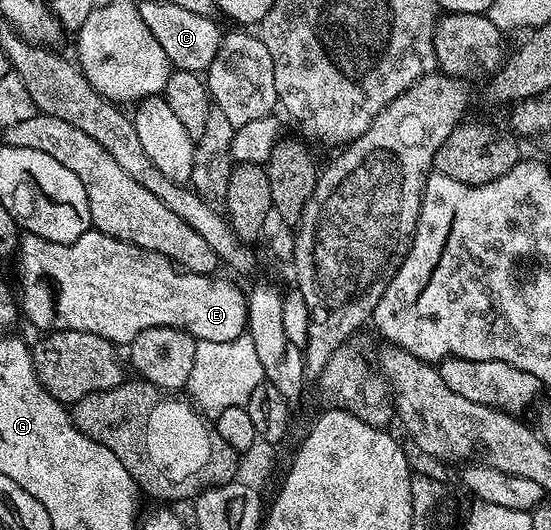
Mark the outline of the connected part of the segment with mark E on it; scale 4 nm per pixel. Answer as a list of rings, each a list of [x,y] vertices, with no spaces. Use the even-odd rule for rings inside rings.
[[[89,231],[85,235],[81,235],[79,238],[77,238],[73,243],[53,243],[49,239],[41,239],[37,235],[27,233],[26,236],[24,236],[19,243],[19,248],[17,250],[17,262],[18,261],[19,293],[17,289],[17,297],[18,300],[21,302],[22,316],[24,318],[28,317],[28,319],[31,320],[37,328],[47,329],[43,331],[58,331],[60,329],[68,329],[69,331],[85,331],[89,335],[101,335],[101,339],[105,339],[106,341],[111,342],[111,344],[116,347],[127,347],[130,346],[130,343],[133,339],[137,339],[137,335],[141,335],[141,331],[145,331],[149,327],[173,327],[174,329],[184,329],[184,331],[186,331],[186,333],[189,334],[191,337],[195,338],[196,341],[208,341],[209,343],[229,343],[233,339],[237,339],[238,337],[244,336],[245,330],[247,328],[247,298],[245,296],[244,290],[239,290],[233,282],[226,281],[225,278],[219,277],[220,275],[208,275],[206,273],[188,273],[186,271],[181,271],[180,266],[176,265],[174,261],[171,261],[165,255],[161,255],[160,253],[154,253],[153,251],[149,251],[148,249],[142,249],[141,247],[137,247],[136,245],[130,245],[129,243],[125,243],[121,239],[117,239],[116,237],[110,237],[109,235],[105,235],[104,233],[98,231]]]

